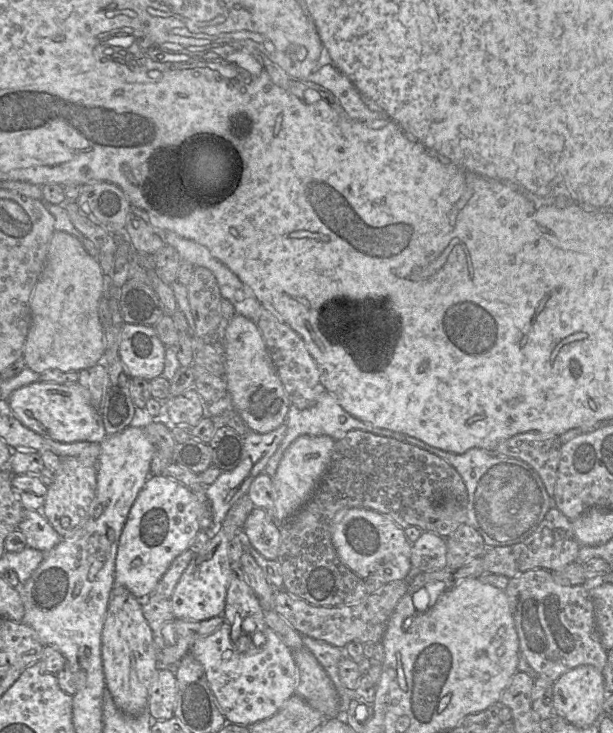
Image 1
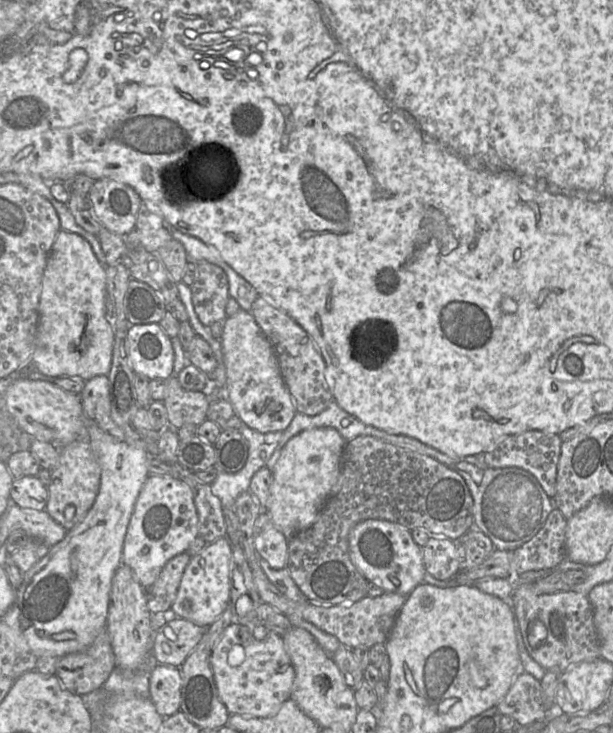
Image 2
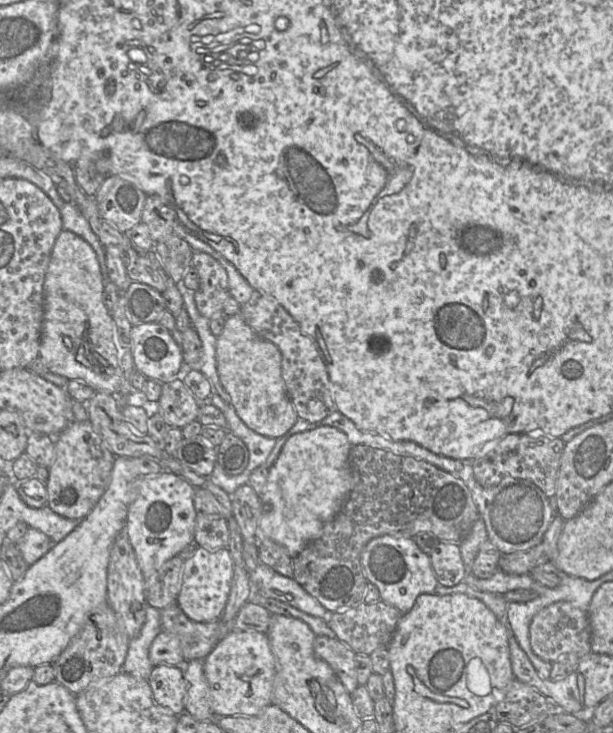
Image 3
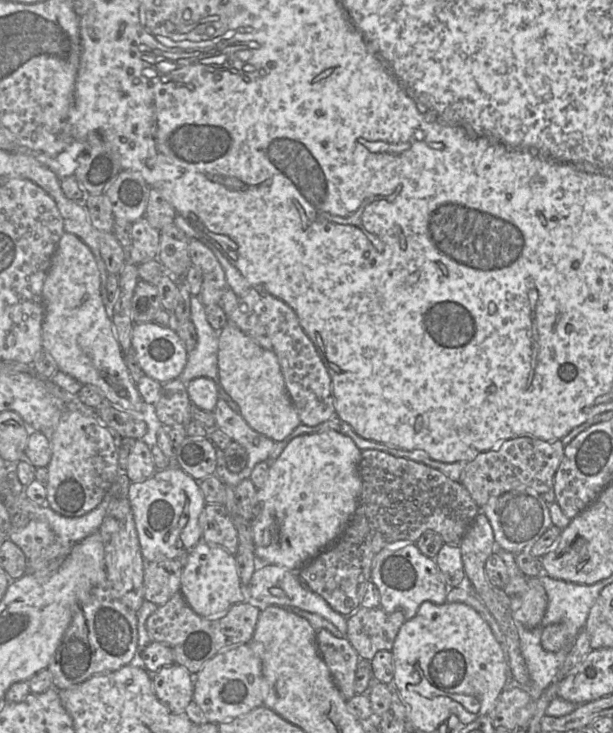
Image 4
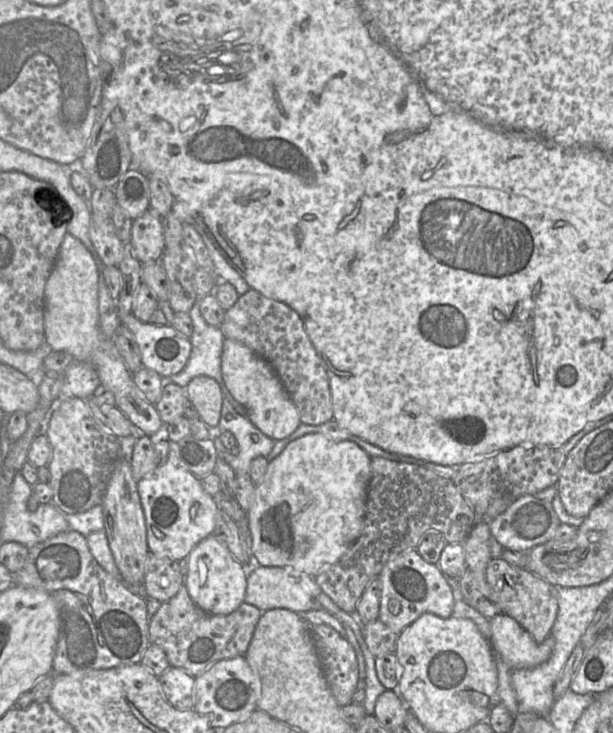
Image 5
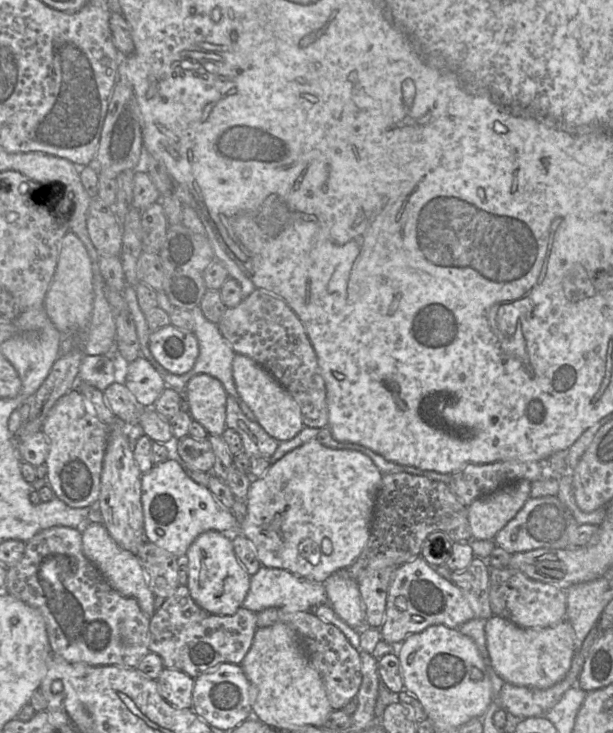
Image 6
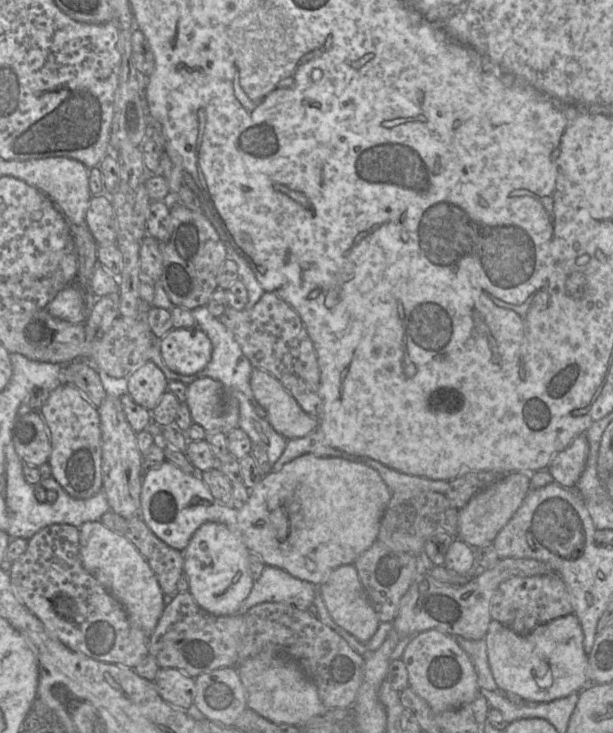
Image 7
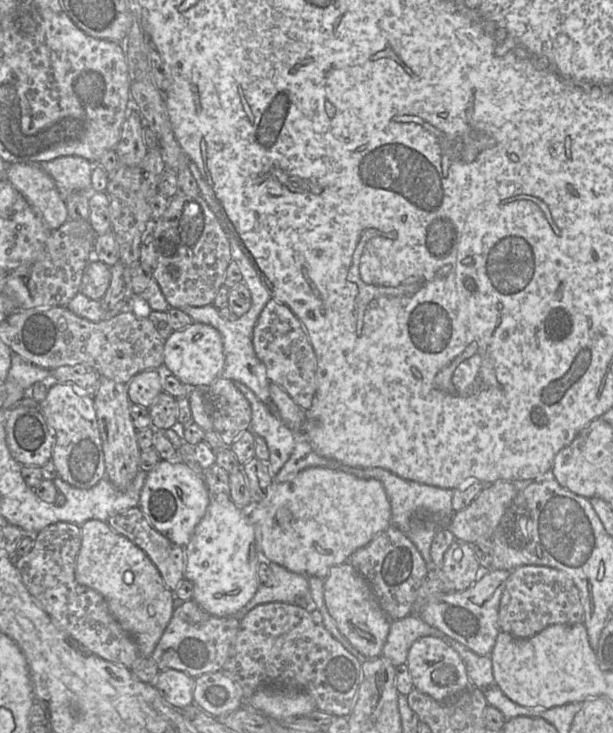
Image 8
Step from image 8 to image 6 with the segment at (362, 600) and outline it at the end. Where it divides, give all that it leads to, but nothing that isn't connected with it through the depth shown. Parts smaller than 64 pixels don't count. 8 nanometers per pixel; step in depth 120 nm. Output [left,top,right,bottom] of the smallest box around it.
[324,569,366,629]

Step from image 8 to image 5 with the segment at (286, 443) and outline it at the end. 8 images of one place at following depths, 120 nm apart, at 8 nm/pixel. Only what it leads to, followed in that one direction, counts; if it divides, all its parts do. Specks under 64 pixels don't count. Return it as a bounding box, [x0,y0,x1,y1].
[218,398,279,475]

